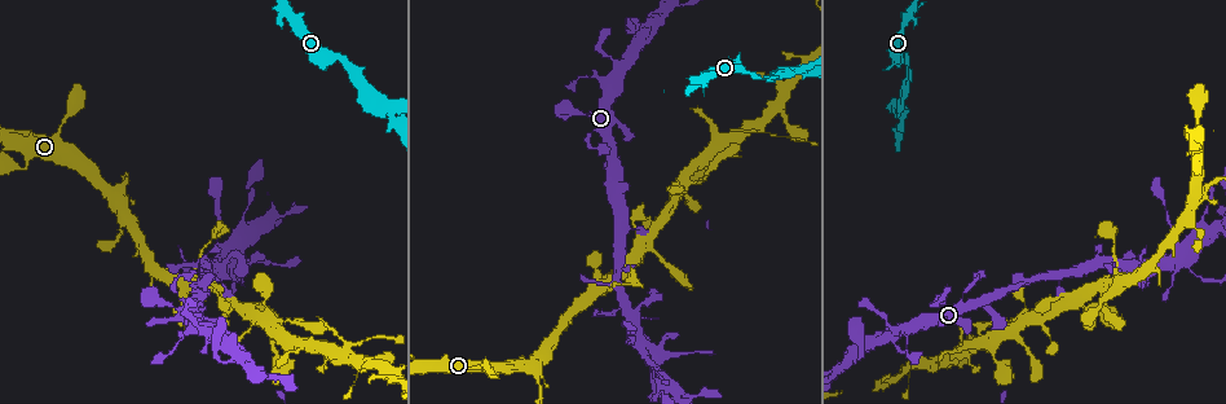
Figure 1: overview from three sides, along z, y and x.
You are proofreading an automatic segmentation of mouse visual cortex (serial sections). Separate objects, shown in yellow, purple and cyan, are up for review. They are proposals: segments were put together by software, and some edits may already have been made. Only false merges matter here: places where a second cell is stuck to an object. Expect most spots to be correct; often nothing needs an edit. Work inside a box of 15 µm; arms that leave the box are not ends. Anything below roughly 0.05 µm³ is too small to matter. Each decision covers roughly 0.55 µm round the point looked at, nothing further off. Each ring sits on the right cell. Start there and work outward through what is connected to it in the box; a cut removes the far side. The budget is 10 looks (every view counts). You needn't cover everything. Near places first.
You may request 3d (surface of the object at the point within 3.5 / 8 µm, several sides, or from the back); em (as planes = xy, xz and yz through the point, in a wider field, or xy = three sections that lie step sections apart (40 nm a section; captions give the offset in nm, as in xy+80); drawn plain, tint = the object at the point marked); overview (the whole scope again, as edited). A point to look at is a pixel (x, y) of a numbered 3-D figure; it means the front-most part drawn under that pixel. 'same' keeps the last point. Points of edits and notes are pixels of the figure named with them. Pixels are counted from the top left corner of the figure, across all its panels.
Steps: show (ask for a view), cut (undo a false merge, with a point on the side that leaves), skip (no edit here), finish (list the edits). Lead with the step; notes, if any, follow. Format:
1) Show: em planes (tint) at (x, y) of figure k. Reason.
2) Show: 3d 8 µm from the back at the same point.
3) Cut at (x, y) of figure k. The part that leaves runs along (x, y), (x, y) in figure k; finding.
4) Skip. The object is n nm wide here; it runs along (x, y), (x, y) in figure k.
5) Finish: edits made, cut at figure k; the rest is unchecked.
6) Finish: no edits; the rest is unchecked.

Show: 3d 8 µm at (803, 70) of figure 1. Four-way junction.

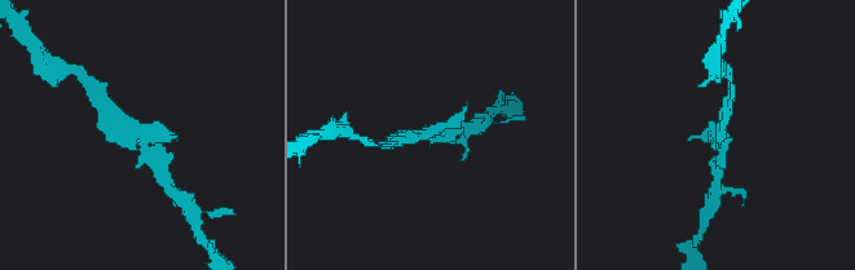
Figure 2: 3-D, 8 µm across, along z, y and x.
Show: 3d 3.5 µm at (142, 138) of figure 2.

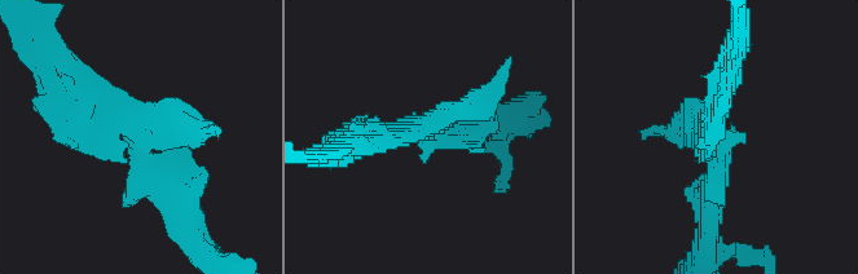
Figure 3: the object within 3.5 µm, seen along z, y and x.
Show: em xy step 5 (tint) at (136, 126) of figure 3. 4 arms meet here; the arms are 150, 250, 250, 300 nm wide; need the tissue.

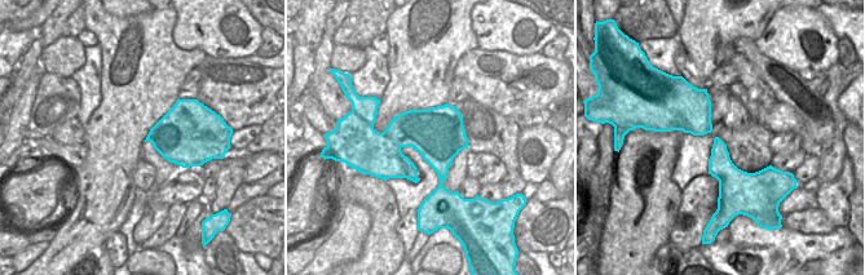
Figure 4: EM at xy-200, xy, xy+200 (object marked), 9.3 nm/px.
Skip. It runs along (66, 76), (181, 197) in figure 3; continuous, no second cell.

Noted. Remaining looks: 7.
Show: 3d 3.5 µm at (623, 284) of figure 1. A narrow waist.

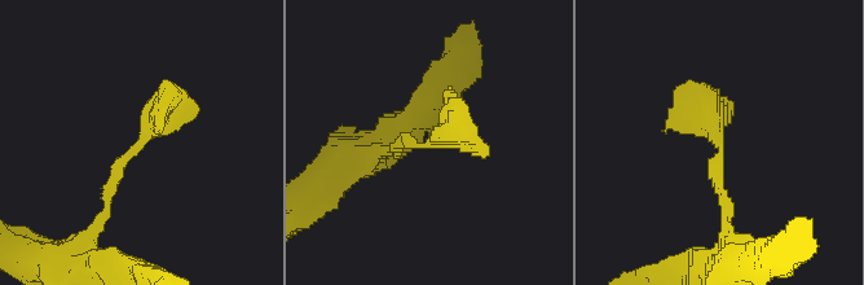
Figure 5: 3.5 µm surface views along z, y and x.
Show: em xy step 3 (tint) at (718, 143) of figure 5.

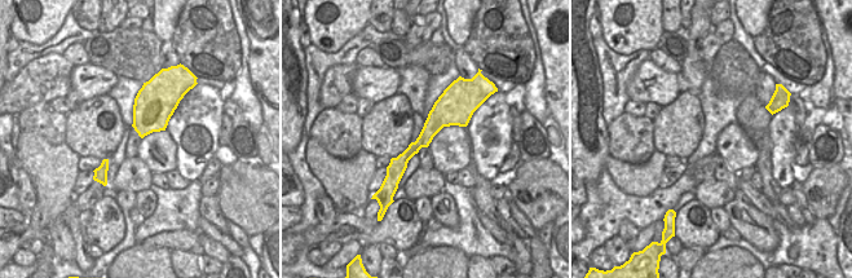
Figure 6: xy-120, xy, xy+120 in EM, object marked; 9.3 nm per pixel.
Show: em planes (tint) at the same point. Cut it another way.

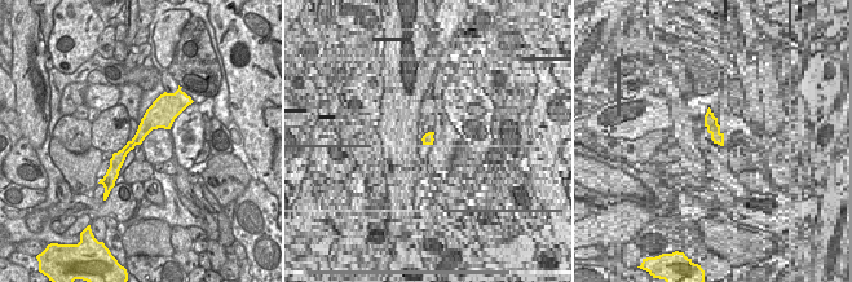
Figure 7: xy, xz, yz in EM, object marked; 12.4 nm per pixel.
Skip. It runs along (163, 106), (118, 158), (114, 171) in figure 7; continuous, no second cell.

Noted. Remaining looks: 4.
Show: 3d 3.5 µm at (230, 260) of figure 1. Thin arm on a thick one.

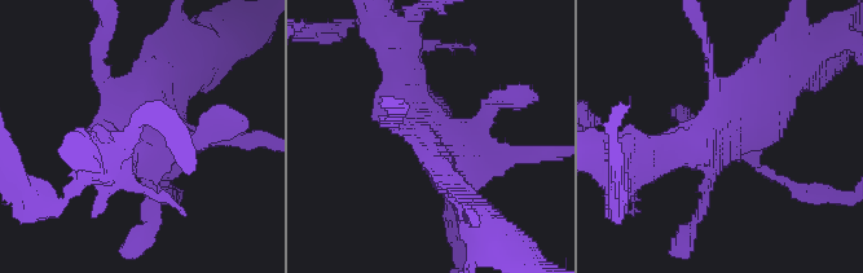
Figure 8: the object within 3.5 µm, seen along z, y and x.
Show: em xy step 1 (tint) at (721, 134) of figure 8.

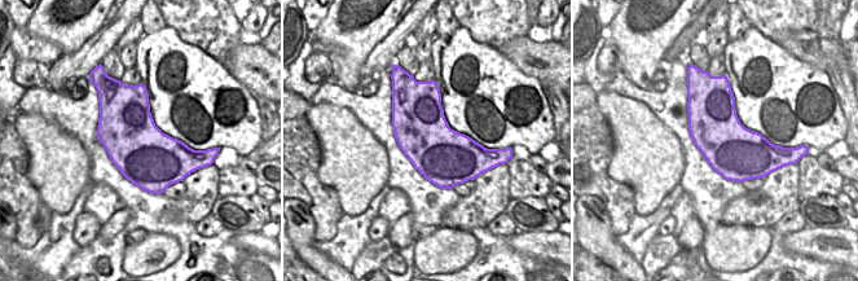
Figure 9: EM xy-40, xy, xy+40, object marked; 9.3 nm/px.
Skip. The object is 550 nm wide here; it runs along (646, 158), (705, 145), (775, 74) in figure 8; all the same cell.

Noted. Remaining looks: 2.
Finish: no edits; the rest is unchecked.

